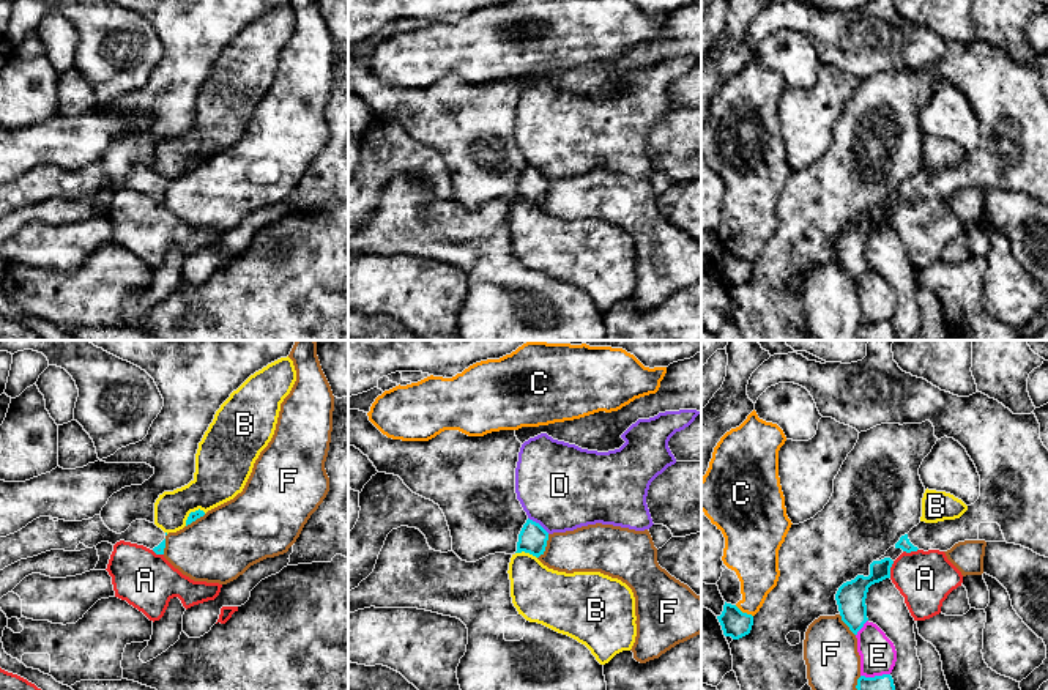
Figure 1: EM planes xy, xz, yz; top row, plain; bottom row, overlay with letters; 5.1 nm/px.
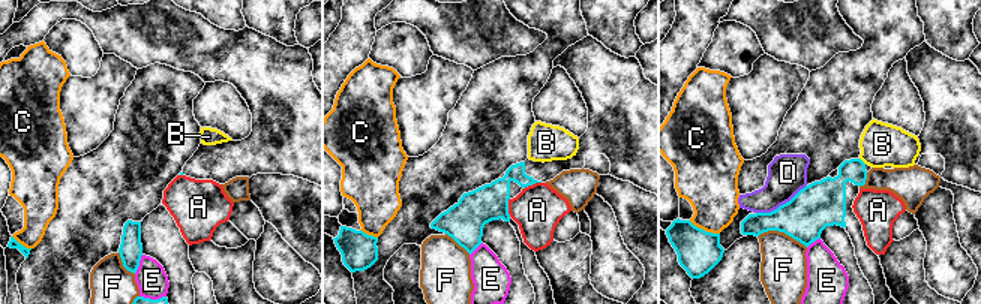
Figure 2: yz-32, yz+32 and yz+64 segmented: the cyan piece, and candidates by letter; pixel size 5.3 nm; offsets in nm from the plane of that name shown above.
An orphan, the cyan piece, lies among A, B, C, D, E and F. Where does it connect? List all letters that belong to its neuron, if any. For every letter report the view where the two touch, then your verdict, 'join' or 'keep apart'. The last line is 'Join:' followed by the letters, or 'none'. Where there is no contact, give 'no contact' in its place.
A: yz | keep apart
B: xy | keep apart
C: yz | keep apart
D: xz | keep apart
E: yz | keep apart
F: xz | keep apart
Join: none

